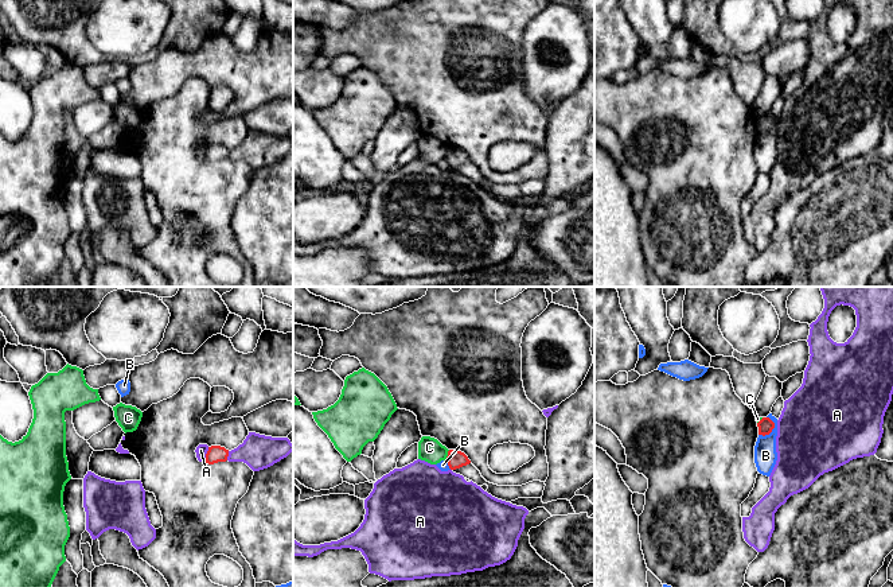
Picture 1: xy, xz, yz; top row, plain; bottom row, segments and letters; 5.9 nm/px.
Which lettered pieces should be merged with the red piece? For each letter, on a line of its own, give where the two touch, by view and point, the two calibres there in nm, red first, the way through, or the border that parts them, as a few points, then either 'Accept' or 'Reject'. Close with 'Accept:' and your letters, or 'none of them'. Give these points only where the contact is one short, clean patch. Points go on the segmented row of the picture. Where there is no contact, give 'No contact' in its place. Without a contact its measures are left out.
A: Touches red at xy (206, 455). Thickness 100 nm (red) against 70 nm. Reject
B: Touches red at yz (773, 427). Thickness 90 nm (red) against 140 nm. Reject
C: Touches red at xz (448, 455). Thickness 110 nm (red) against 150 nm. Boundary: xz (449, 450), (444, 459). Reject
Accept: none of them

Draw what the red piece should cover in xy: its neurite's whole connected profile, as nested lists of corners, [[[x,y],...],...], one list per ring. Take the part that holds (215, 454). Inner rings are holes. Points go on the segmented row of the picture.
[[[211,446],[206,454],[206,463],[214,464],[218,462],[226,462],[229,456],[229,450],[221,446]]]

